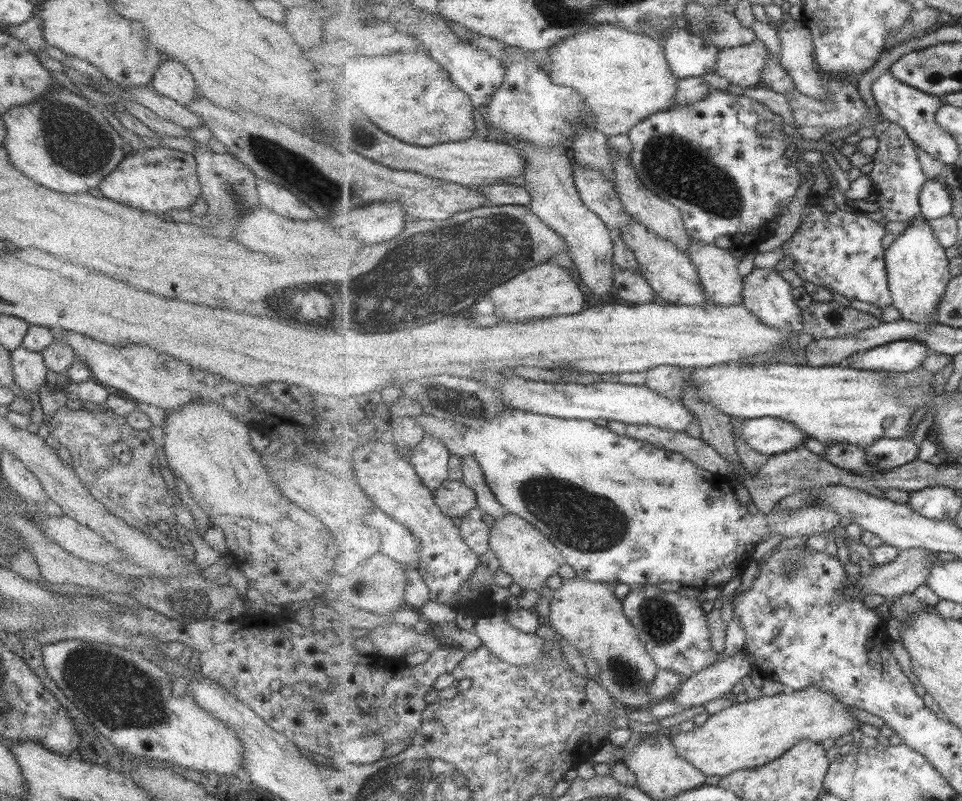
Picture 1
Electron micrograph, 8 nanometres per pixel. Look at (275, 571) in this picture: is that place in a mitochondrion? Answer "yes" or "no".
no

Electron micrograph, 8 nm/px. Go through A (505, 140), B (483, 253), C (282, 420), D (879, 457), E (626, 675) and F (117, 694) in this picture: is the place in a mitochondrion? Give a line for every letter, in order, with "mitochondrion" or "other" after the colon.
A: other
B: mitochondrion
C: other
D: mitochondrion
E: mitochondrion
F: mitochondrion

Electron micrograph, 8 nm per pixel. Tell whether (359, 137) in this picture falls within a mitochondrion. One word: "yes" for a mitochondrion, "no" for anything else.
yes

